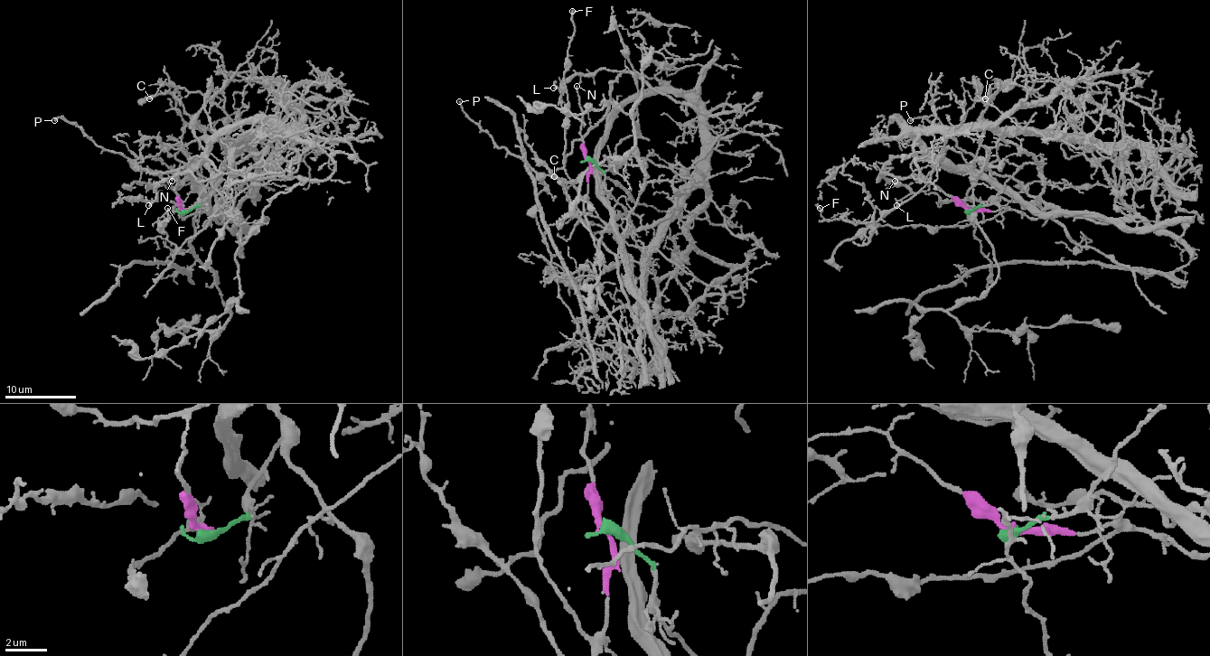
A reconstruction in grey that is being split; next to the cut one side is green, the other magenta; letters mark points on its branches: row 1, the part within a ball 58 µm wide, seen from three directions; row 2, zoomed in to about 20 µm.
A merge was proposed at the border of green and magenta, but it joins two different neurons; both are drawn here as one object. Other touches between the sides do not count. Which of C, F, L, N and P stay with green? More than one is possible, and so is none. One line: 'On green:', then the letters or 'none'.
On green: C, L, P

